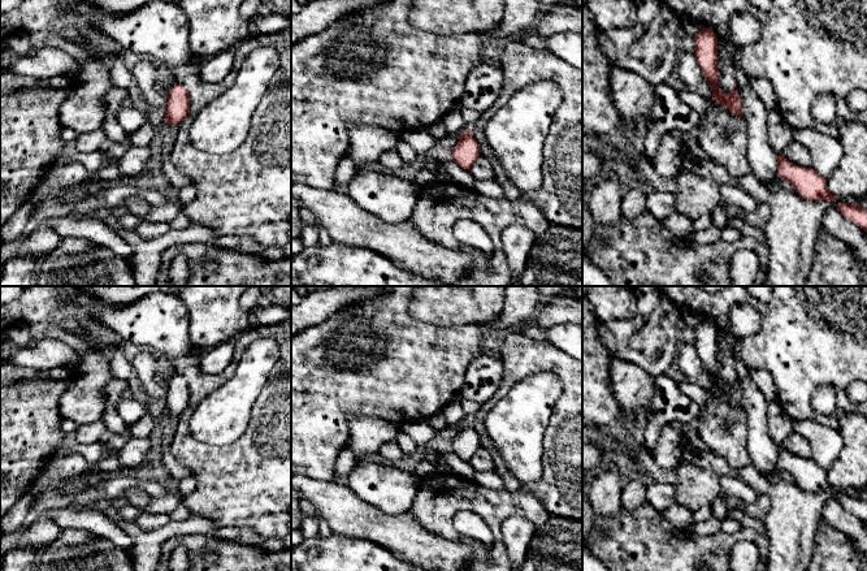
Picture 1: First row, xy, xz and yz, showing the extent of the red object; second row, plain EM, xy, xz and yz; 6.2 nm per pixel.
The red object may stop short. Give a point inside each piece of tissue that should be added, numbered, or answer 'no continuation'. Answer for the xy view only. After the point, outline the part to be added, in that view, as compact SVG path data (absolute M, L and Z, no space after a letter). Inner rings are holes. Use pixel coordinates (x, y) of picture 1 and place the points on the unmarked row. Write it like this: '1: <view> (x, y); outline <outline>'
no continuation

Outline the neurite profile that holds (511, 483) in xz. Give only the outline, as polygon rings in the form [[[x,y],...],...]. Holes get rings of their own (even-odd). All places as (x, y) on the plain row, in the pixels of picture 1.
[[[490,402],[481,403],[478,411],[468,421],[471,423],[471,425],[480,437],[480,446],[490,451],[494,460],[495,472],[502,477],[504,483],[504,490],[507,492],[525,490],[526,488],[524,486],[524,484],[517,479],[517,476],[511,471],[511,468],[506,466],[500,453],[494,447],[493,441],[487,434],[485,427],[485,418],[491,408],[493,406],[490,405]]]

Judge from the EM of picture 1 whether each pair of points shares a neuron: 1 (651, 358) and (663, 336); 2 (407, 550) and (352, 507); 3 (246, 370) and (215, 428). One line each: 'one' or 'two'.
1: one
2: one
3: one

